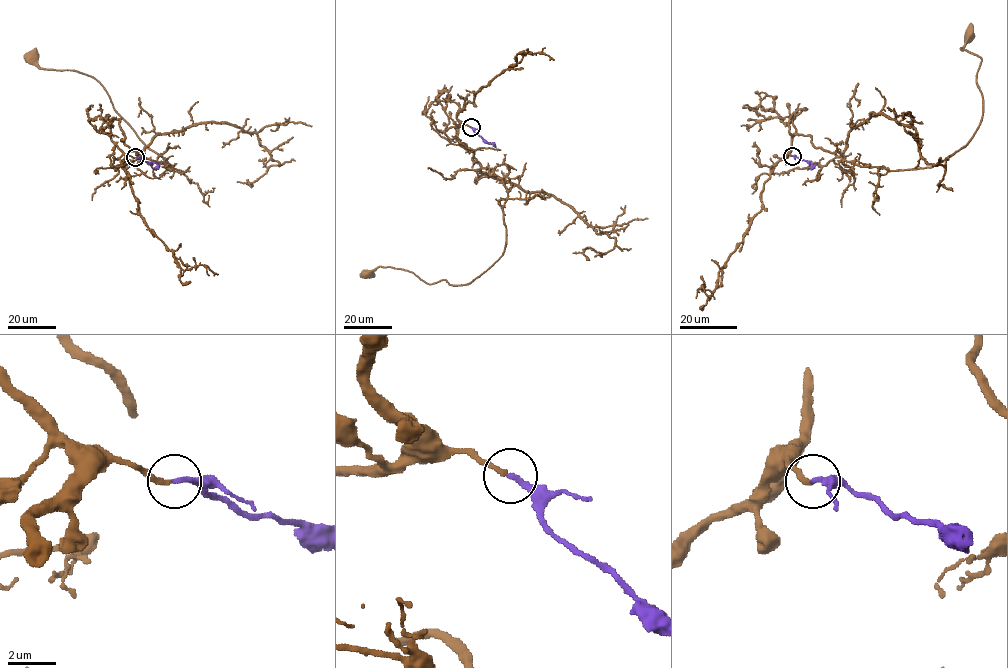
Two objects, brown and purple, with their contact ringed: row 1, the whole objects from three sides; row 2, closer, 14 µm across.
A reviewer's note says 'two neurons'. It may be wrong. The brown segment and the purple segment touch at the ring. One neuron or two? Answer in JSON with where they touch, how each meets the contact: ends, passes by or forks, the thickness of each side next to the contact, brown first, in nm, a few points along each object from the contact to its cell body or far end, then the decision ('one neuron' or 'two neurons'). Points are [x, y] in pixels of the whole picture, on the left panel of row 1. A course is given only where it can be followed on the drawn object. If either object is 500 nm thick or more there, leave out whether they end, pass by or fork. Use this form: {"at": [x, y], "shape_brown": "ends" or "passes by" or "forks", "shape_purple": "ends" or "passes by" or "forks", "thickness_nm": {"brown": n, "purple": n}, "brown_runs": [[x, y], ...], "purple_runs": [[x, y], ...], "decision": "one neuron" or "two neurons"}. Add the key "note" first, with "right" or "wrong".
{"note": "wrong", "at": [135, 157], "shape_brown": "ends", "shape_purple": "ends", "thickness_nm": {"brown": 200, "purple": 200}, "brown_runs": [[135, 158], [111, 140], [112, 119], [131, 150], [171, 167], [96, 80], [41, 69], [31, 57]], "purple_runs": [[135, 158], [160, 164]], "decision": "one neuron"}

